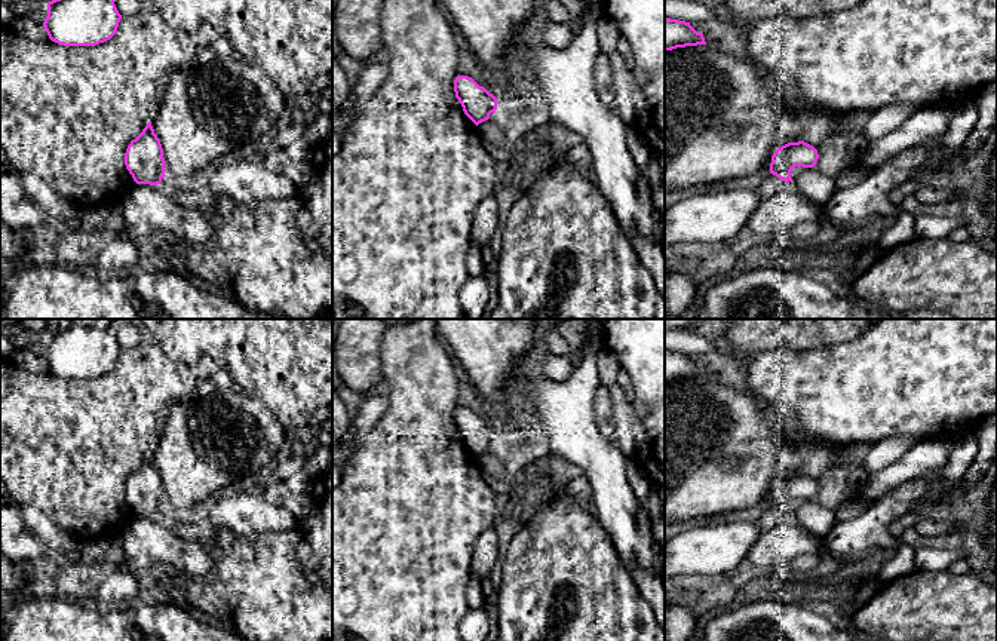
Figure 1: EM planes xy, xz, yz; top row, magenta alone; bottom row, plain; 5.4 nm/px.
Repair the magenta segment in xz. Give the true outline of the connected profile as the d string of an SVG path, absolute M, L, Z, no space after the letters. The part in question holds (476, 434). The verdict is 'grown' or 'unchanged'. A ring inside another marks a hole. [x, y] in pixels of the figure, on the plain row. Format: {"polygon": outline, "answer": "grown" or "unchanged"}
{"polygon": "M457 408L454 412L455 430L463 439L464 447L478 458L490 451L497 442L497 430L472 410Z", "answer": "unchanged"}

